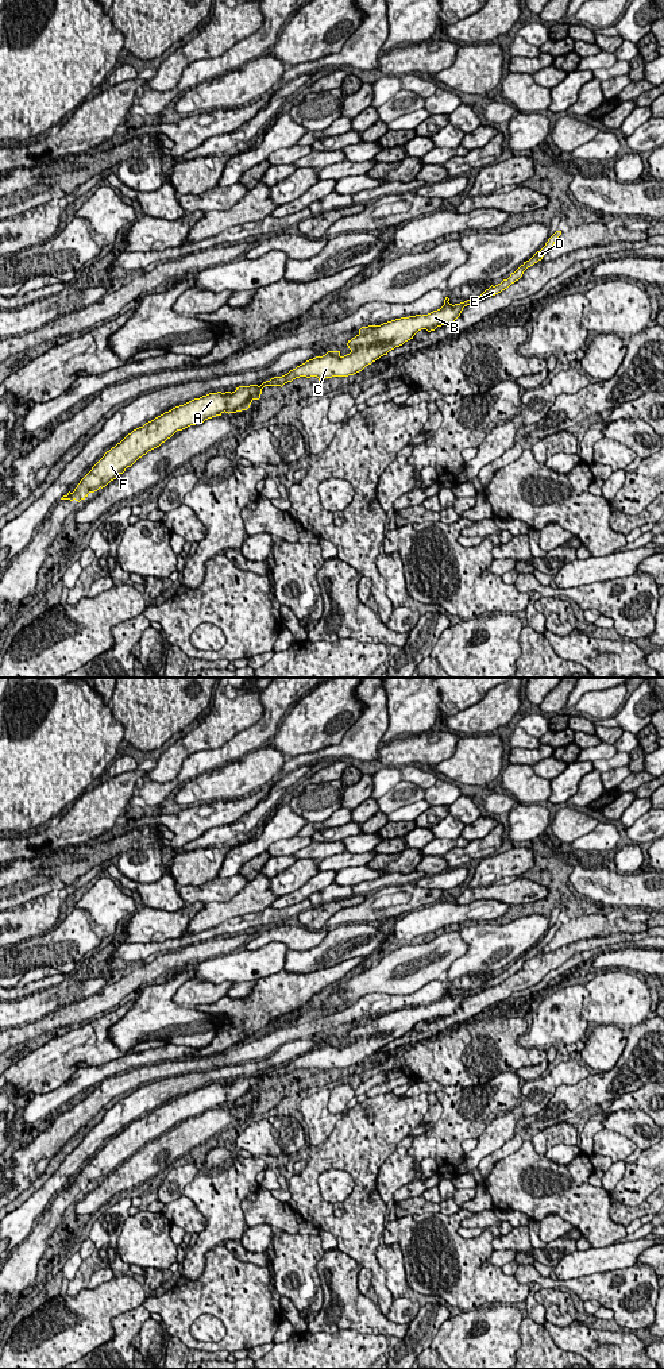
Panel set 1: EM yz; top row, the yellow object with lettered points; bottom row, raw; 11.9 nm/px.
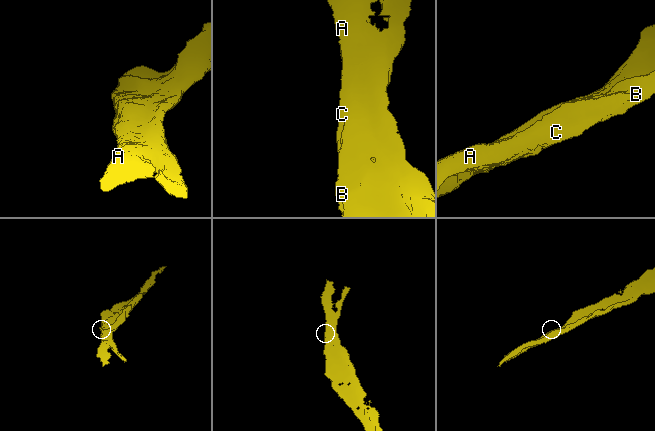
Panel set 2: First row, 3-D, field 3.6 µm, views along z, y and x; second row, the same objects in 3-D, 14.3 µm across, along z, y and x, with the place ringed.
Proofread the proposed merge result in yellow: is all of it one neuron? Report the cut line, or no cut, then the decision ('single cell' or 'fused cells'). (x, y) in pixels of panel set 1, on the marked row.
no cut; single cell

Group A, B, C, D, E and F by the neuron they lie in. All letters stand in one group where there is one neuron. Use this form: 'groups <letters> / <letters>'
groups A B C D E F

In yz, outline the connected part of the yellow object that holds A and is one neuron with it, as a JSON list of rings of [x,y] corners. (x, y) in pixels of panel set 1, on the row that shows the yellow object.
[[[556,231],[545,246],[511,273],[507,279],[495,286],[491,285],[476,298],[452,305],[448,302],[449,298],[445,297],[444,305],[428,315],[401,317],[381,325],[362,327],[359,333],[348,340],[347,346],[351,352],[344,356],[340,355],[340,351],[328,351],[325,355],[309,359],[287,374],[274,377],[260,386],[239,386],[232,393],[209,393],[165,412],[143,427],[134,429],[120,443],[107,451],[80,481],[74,491],[69,491],[61,500],[76,500],[78,502],[85,500],[89,493],[105,487],[119,474],[123,474],[127,467],[131,467],[148,451],[159,447],[177,431],[201,424],[208,419],[221,416],[224,412],[229,414],[247,410],[254,400],[260,398],[265,386],[282,387],[285,383],[300,377],[317,377],[321,383],[325,378],[354,375],[381,356],[387,355],[389,351],[413,339],[418,331],[426,329],[431,332],[437,327],[452,324],[460,316],[464,306],[495,296],[518,281],[528,267],[543,259],[560,235],[561,231]]]

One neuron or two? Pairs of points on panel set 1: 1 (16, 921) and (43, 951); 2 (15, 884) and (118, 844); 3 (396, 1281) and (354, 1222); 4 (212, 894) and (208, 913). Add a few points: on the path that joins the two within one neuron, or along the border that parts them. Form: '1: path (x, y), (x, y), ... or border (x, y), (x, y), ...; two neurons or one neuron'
1: border (35, 934), (38, 936); two neurons
2: path (41, 875), (57, 871), (66, 864), (92, 855); one neuron
3: border (378, 1245), (375, 1257), (386, 1281); two neurons
4: border (240, 890), (228, 901), (209, 901), (207, 903); two neurons

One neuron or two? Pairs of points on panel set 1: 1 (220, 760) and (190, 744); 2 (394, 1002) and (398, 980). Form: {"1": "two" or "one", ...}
{"1": "two", "2": "two"}

